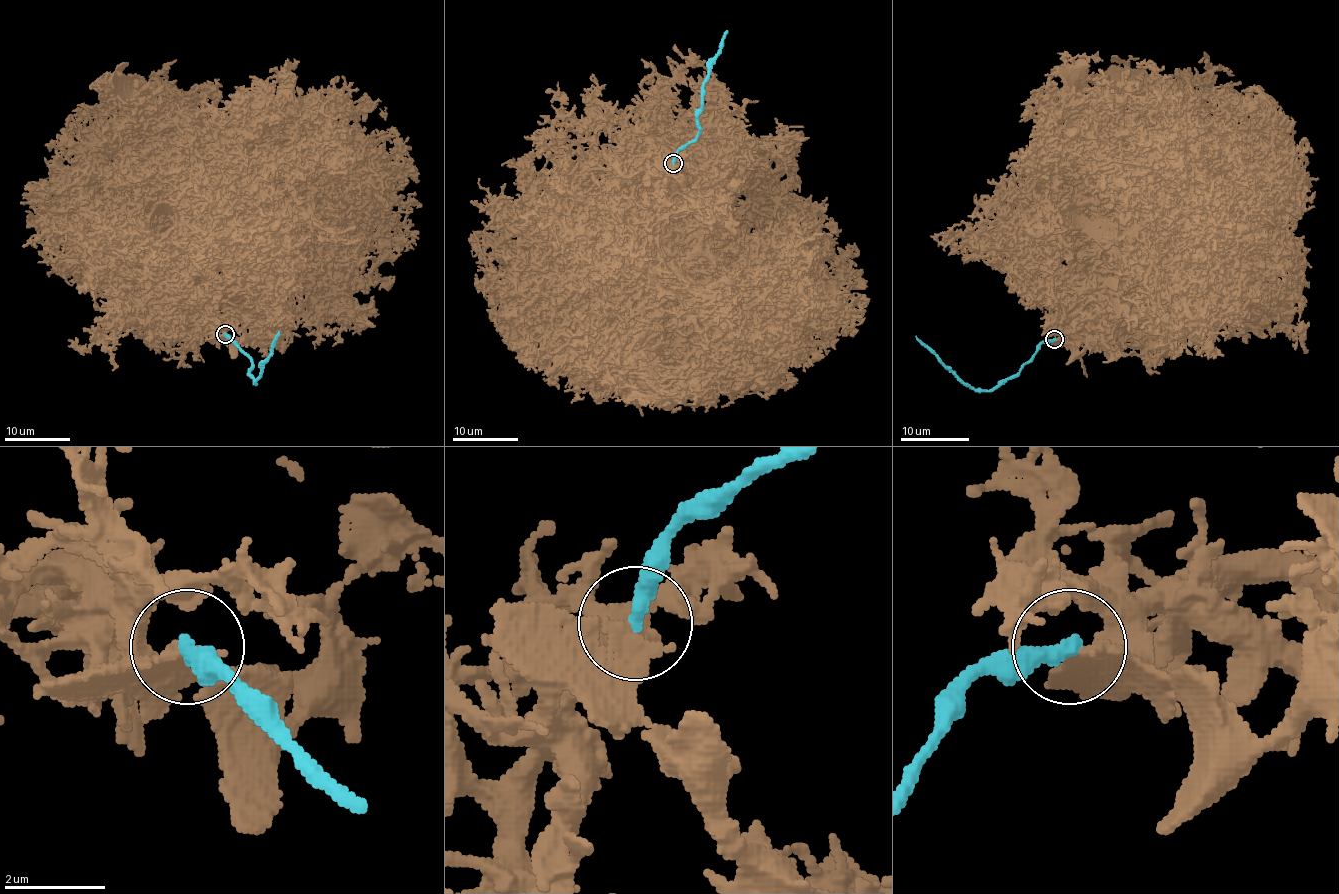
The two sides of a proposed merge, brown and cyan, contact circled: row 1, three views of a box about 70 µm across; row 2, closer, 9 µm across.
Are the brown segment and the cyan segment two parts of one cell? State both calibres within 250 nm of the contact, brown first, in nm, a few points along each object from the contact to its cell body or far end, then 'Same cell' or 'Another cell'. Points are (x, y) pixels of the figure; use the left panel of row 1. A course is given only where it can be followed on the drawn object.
Thickness 400 nm (brown) against 360 nm. Course of brown: (226, 333), (213, 307), (256, 277), (256, 228), (301, 179), (305, 156), (344, 117), (377, 104), (387, 107). Course of cyan: (225, 334), (252, 362), (250, 373), (255, 383), (260, 375), (260, 365), (268, 357), (279, 330). Another cell

